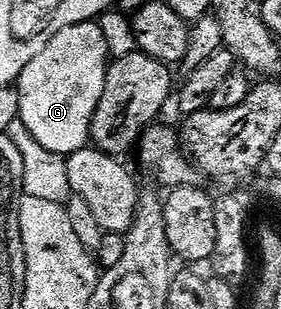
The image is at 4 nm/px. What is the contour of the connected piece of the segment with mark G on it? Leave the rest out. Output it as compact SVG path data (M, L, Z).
M81 22L56 32L56 36L44 44L44 52L24 68L16 83L20 118L44 148L63 156L87 149L90 121L100 104L111 58L99 23Z

